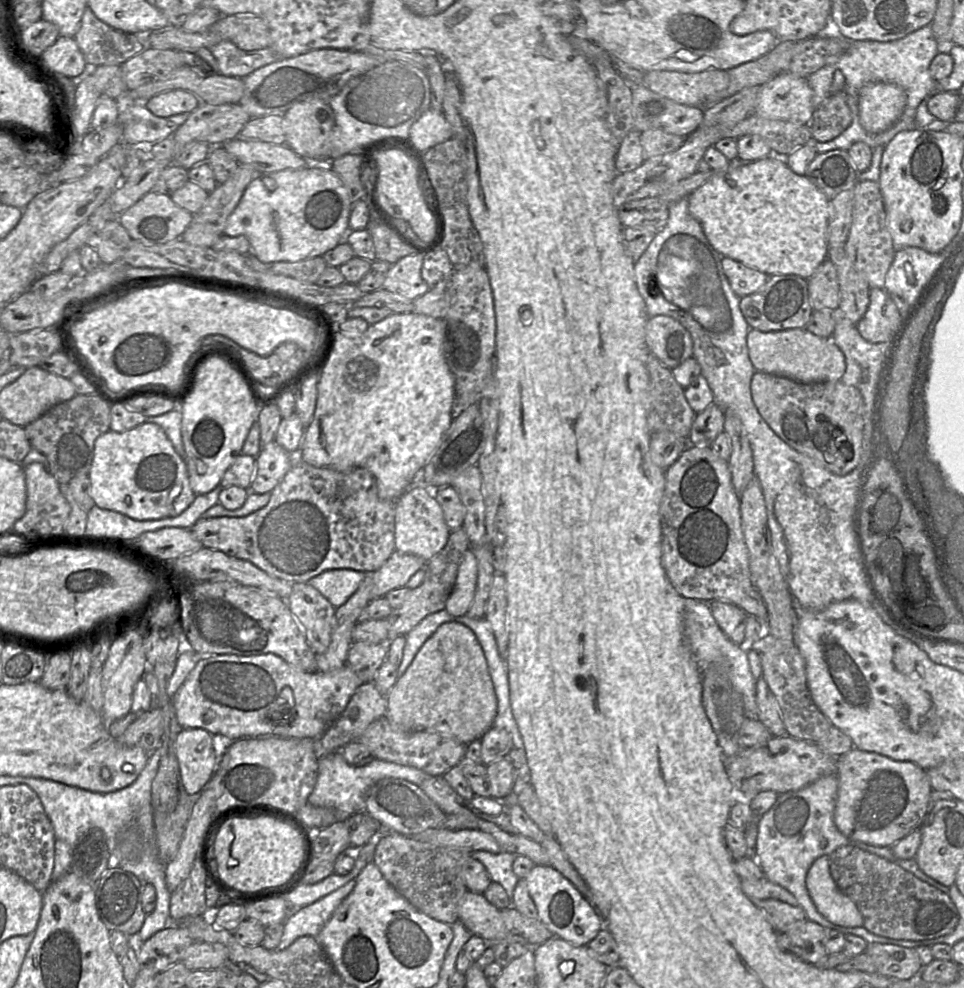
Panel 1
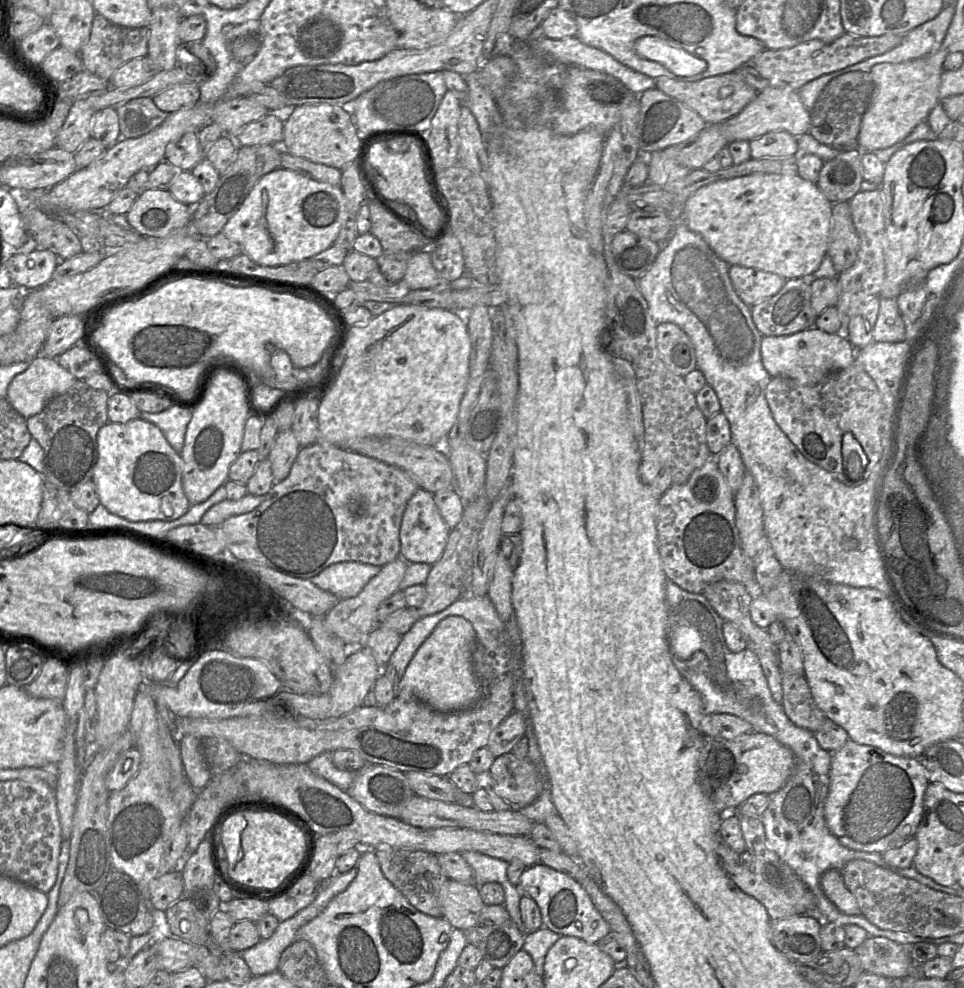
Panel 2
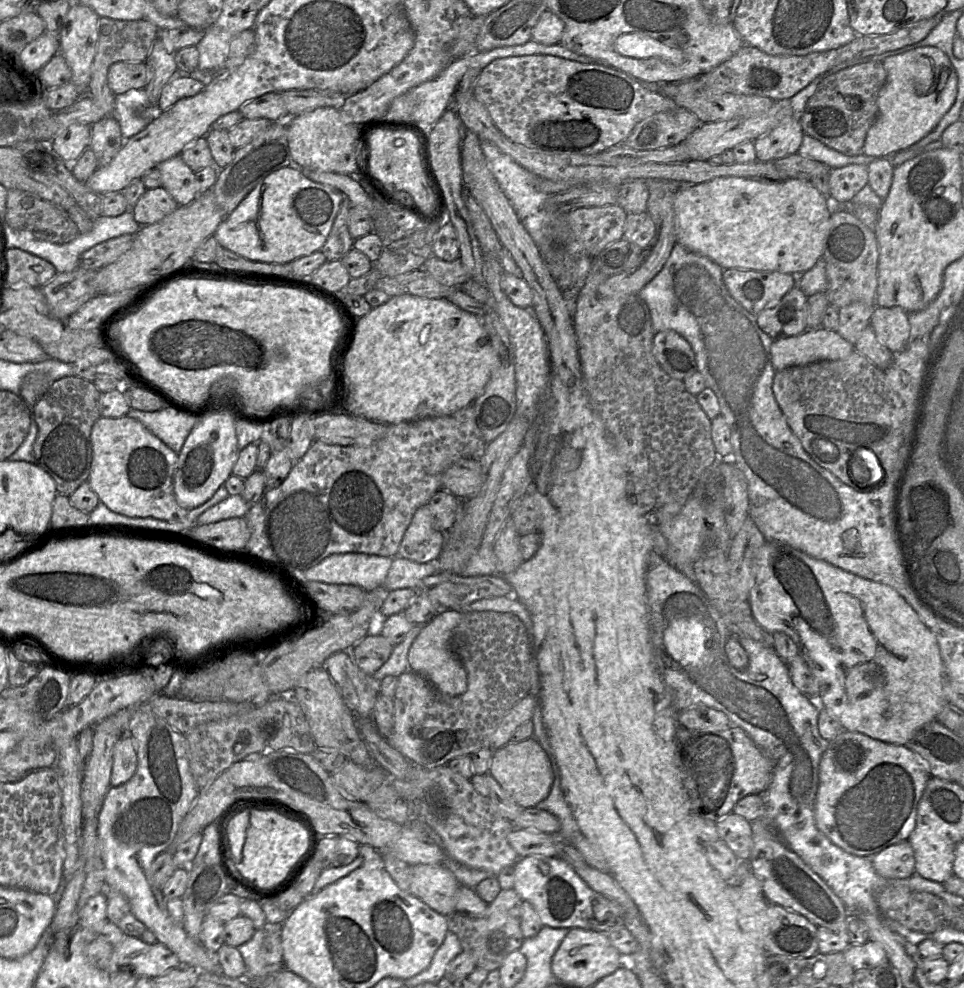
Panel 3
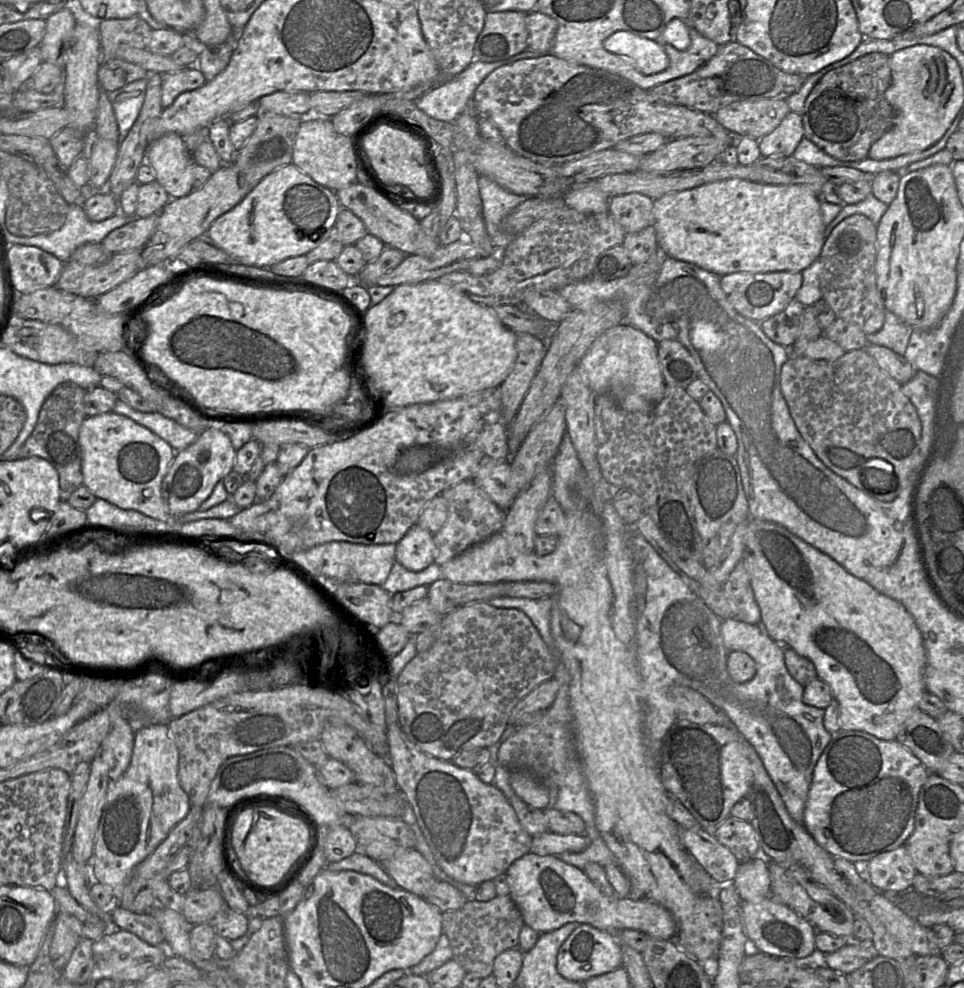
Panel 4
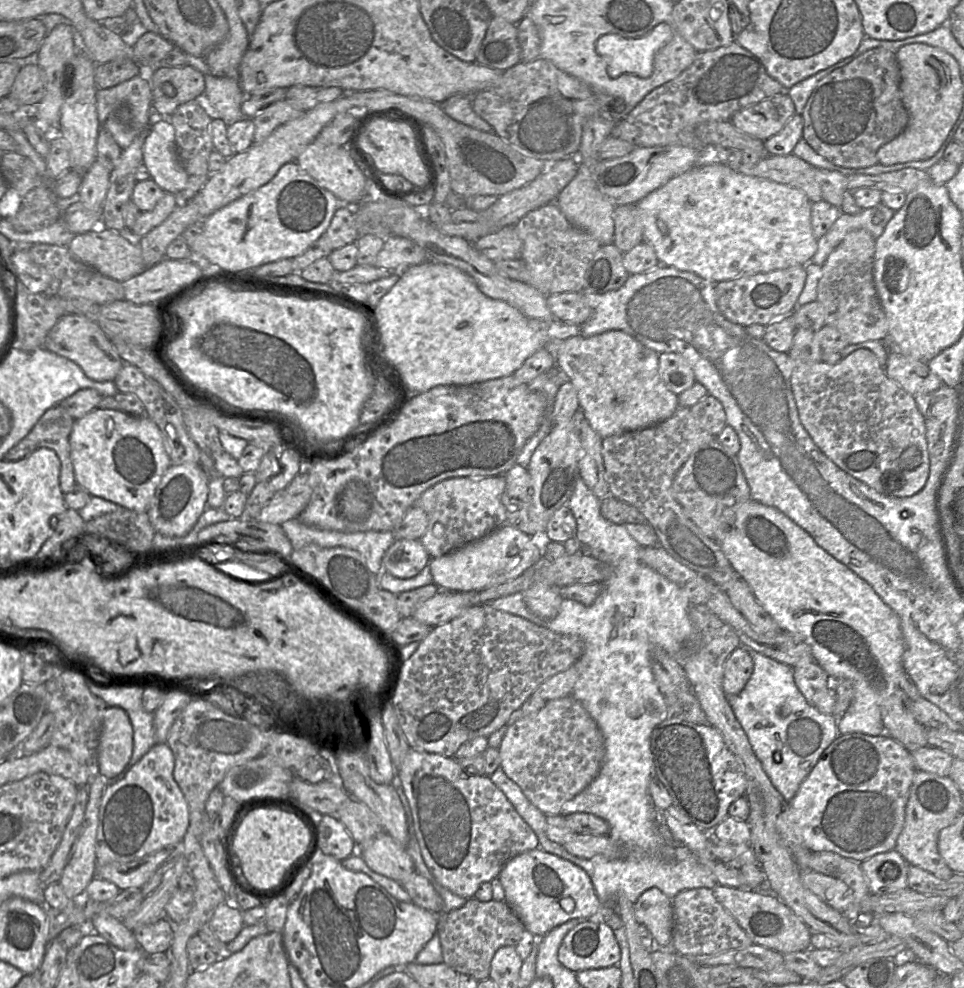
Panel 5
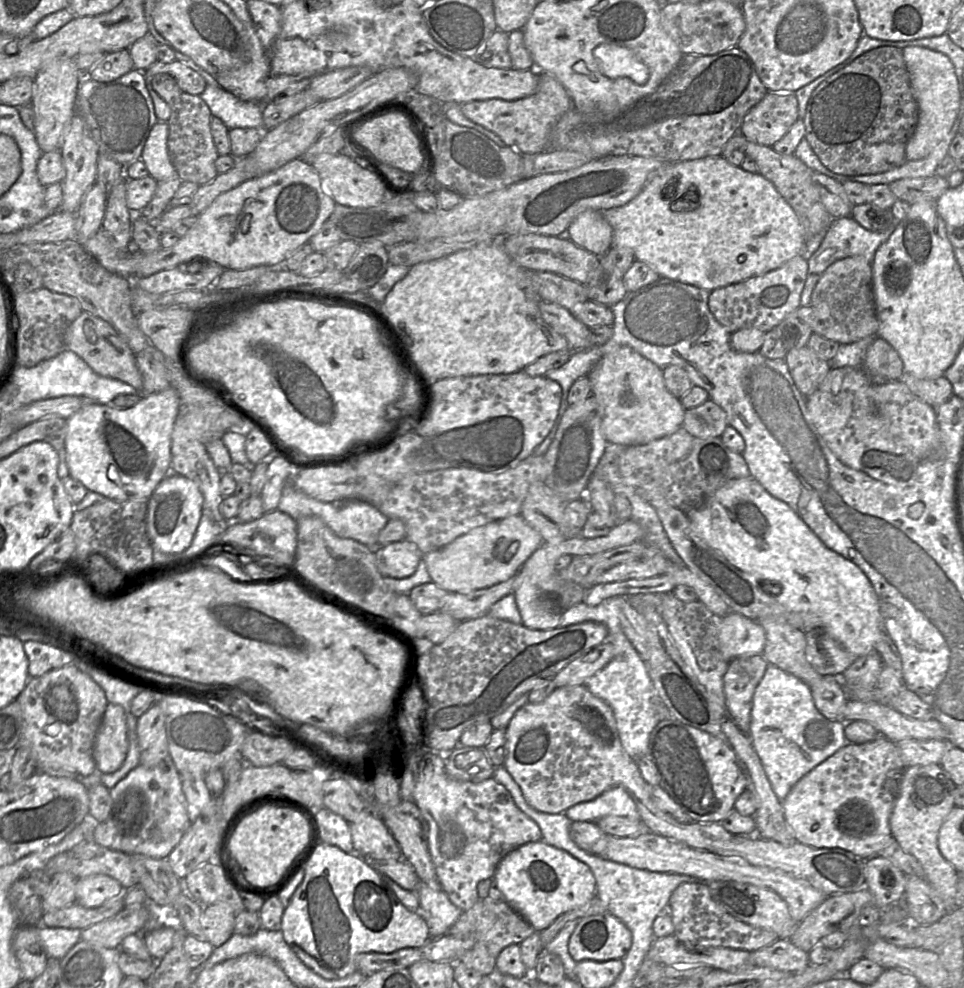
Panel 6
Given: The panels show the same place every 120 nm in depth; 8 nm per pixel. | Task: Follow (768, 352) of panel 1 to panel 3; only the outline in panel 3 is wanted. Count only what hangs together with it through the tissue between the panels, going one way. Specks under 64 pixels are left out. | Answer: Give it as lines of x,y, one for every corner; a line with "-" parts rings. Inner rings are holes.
821,326
803,333
776,339
770,347
775,371
791,366
802,366
817,361
835,361
847,358
855,350
837,331

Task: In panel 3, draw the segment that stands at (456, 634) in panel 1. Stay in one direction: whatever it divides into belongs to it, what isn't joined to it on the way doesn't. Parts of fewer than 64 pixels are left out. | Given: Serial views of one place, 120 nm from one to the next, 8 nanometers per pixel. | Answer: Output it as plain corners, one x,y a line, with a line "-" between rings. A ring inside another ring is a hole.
442,609
431,621
423,625
408,653
409,670
423,676
440,693
449,697
464,694
468,687
467,672
451,649
453,631
461,622
463,613

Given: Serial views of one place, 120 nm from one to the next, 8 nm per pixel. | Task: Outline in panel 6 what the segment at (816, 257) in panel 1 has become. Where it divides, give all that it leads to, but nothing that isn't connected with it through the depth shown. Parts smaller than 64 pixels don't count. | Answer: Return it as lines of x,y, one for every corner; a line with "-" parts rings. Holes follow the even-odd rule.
708,156
696,160
666,162
656,169
647,180
646,184
627,204
602,211
606,221
613,229
611,247
628,247
634,252
635,260
642,261
650,266
660,277
666,277
699,288
712,291
730,284
742,282
750,277
759,276
781,267
791,258
804,253
805,237
803,228
792,207
776,190
771,181
759,172
751,173
740,166
735,166
722,156

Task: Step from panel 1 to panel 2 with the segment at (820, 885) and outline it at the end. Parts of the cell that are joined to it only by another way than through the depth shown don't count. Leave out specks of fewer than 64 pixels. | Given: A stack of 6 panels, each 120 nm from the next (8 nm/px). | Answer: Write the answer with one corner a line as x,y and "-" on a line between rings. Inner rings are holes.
839,870
825,871
820,878
820,885
826,897
839,911
847,915
861,914
857,900
847,889

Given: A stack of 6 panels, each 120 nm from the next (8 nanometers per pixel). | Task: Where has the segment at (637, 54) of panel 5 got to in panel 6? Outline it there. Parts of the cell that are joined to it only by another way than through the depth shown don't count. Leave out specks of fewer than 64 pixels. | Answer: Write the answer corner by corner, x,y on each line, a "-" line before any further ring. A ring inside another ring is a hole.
600,44
593,51
601,72
608,78
628,76
634,80
644,80
649,69
631,49
615,44

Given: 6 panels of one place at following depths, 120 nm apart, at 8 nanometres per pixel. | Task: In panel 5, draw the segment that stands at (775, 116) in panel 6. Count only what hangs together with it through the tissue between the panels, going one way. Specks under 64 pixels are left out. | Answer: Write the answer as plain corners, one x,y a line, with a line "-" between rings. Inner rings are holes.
784,91
741,109
730,121
738,130
766,141
778,133
795,113
795,105

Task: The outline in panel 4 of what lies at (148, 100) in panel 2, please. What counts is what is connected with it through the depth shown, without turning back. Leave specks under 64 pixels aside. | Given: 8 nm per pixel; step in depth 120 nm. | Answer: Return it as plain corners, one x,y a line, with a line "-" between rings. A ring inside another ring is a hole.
140,79
118,90
108,92
118,124
119,144
127,137
141,112
146,88
147,79

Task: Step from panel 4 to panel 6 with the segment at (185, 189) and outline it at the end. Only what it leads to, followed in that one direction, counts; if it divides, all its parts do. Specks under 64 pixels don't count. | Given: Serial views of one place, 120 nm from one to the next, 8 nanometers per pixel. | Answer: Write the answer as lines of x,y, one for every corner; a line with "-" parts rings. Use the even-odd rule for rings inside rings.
158,121
150,131
141,156
149,175
157,182
178,177
168,152
168,135
167,122

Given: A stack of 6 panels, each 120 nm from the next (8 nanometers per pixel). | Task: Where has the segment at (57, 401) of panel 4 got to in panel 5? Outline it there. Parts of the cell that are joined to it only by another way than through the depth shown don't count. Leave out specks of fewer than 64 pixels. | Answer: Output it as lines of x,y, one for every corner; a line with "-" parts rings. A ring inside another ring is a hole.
61,406
49,408
31,431
4,455
4,460
17,461
38,448
50,448
60,460
60,489
63,494
70,492
76,484
69,444
74,421

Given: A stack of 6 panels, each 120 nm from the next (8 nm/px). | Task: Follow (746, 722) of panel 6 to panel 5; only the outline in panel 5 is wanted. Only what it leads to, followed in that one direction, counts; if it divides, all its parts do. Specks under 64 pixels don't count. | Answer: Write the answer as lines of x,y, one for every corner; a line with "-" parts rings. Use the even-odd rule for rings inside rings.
736,648
725,662
723,673
723,689
727,696
739,694
754,669
751,655
745,648

